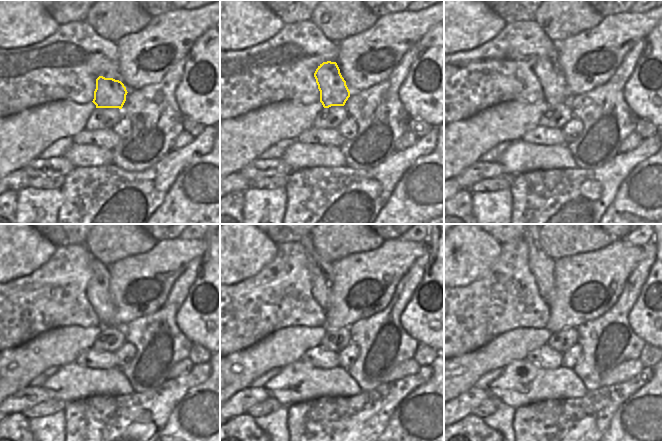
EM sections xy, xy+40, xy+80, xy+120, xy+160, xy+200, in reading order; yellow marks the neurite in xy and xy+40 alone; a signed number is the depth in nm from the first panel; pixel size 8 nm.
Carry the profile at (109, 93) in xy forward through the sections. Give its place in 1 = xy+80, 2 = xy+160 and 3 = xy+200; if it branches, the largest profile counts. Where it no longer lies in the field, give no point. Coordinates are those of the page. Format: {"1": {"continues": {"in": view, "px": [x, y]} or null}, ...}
{"1": {"continues": {"in": "xy+80", "px": [547, 70]}}, "2": {"continues": {"in": "xy+160", "px": [322, 275]}}, "3": {"continues": {"in": "xy+200", "px": [542, 267]}}}

